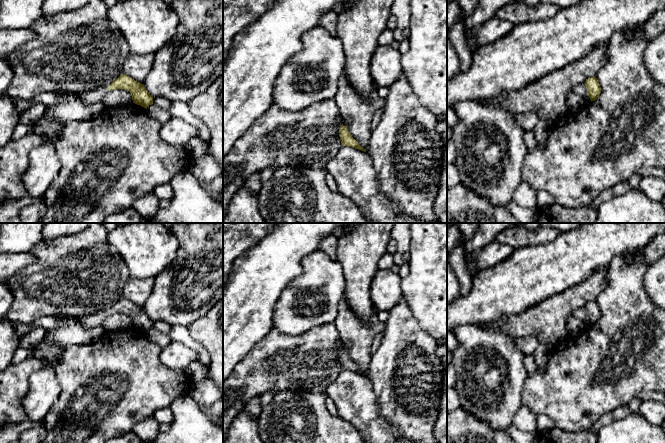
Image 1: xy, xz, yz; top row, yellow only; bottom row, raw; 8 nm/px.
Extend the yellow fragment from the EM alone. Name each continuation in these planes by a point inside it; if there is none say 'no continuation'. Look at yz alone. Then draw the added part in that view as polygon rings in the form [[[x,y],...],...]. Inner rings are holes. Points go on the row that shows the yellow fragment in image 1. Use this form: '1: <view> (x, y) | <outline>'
no continuation

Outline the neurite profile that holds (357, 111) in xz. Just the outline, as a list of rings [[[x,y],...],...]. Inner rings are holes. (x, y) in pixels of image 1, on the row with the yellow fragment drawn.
[[[345,71],[342,72],[338,91],[334,97],[343,125],[366,152],[371,138],[371,123],[376,110],[384,108],[385,98],[378,95],[377,89],[370,95],[359,95],[350,85]]]

